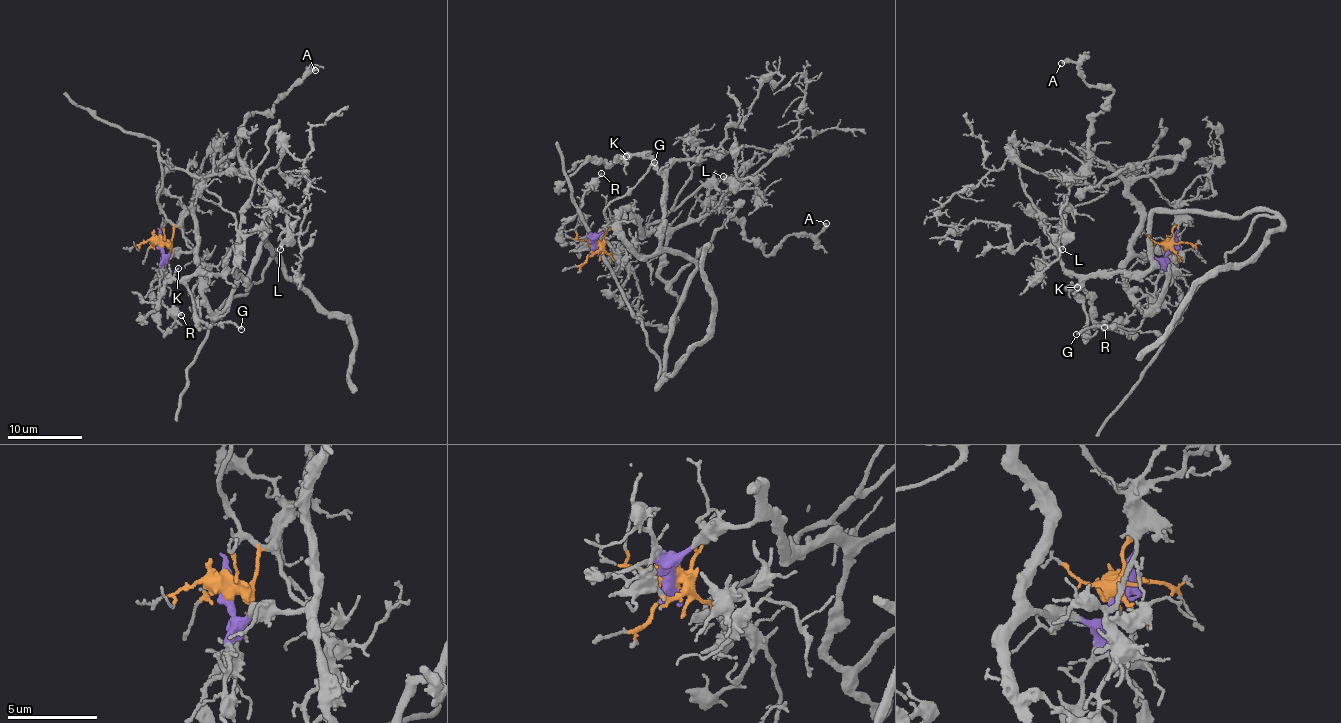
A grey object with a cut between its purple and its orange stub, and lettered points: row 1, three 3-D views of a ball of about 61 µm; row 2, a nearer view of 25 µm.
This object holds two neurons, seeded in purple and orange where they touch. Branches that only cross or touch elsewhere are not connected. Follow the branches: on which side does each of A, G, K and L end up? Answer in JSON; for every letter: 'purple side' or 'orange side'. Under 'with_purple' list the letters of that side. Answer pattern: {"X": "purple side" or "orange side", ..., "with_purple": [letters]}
{"A": "purple side", "G": "orange side", "K": "purple side", "L": "orange side", "with_purple": ["A", "K"]}

